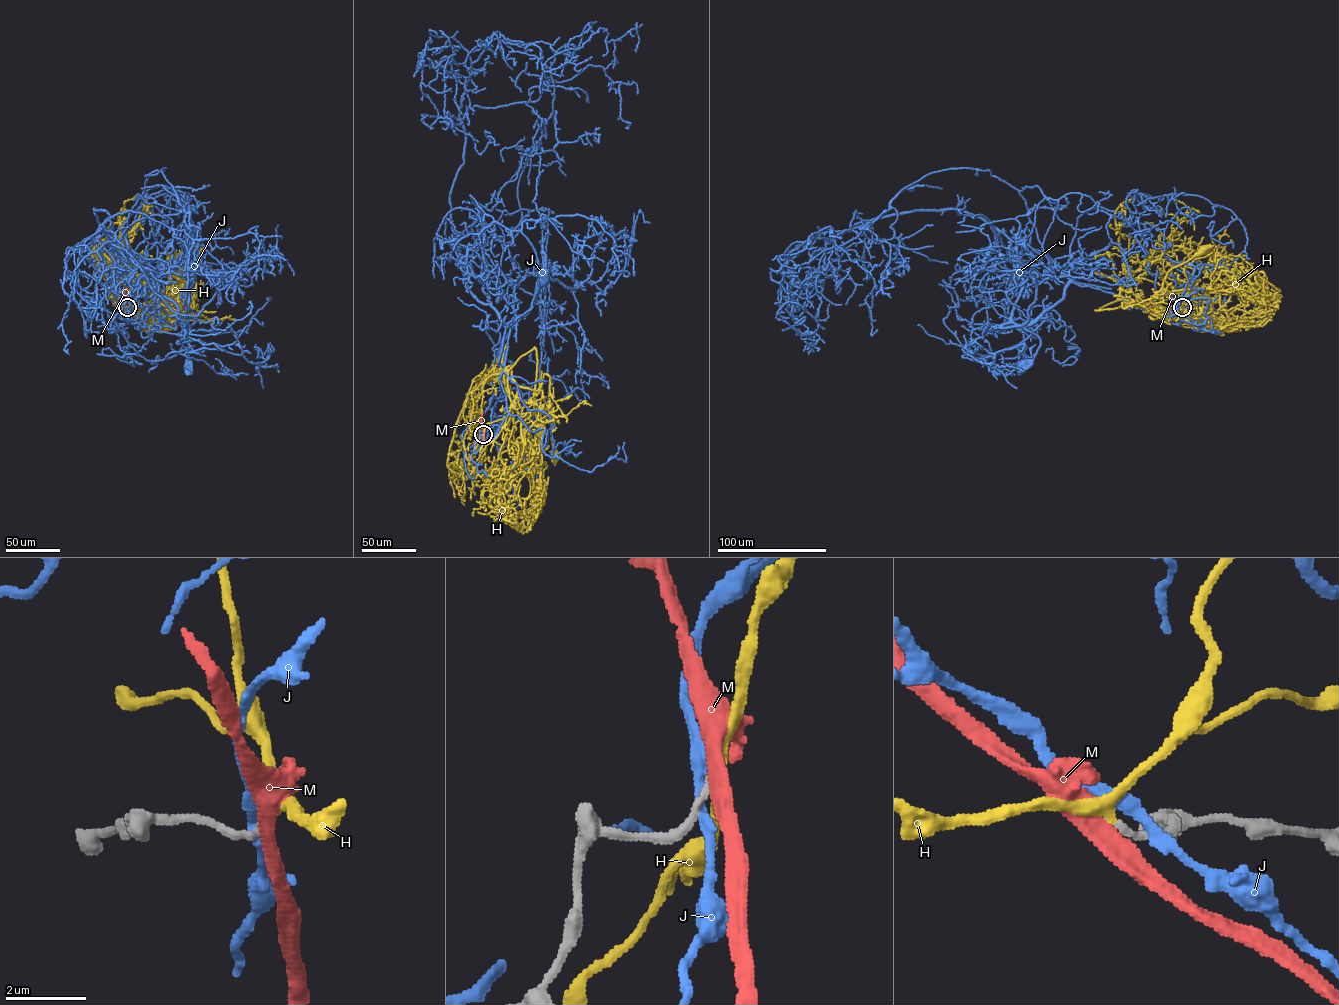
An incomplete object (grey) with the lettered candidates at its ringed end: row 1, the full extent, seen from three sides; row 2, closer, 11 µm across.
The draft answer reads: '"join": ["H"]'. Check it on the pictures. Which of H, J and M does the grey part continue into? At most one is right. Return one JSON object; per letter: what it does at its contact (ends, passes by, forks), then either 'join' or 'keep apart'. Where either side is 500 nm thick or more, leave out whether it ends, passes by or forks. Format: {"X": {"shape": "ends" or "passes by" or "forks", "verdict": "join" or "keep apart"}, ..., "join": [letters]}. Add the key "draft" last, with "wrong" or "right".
{"H": {"shape": "passes by", "verdict": "join"}, "J": {"shape": "passes by", "verdict": "keep apart"}, "M": {"shape": "passes by", "verdict": "keep apart"}, "join": ["H"], "draft": "right"}

